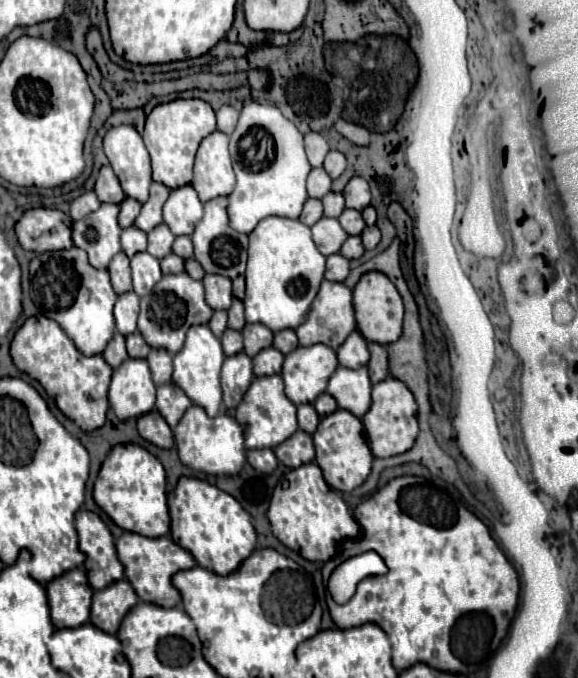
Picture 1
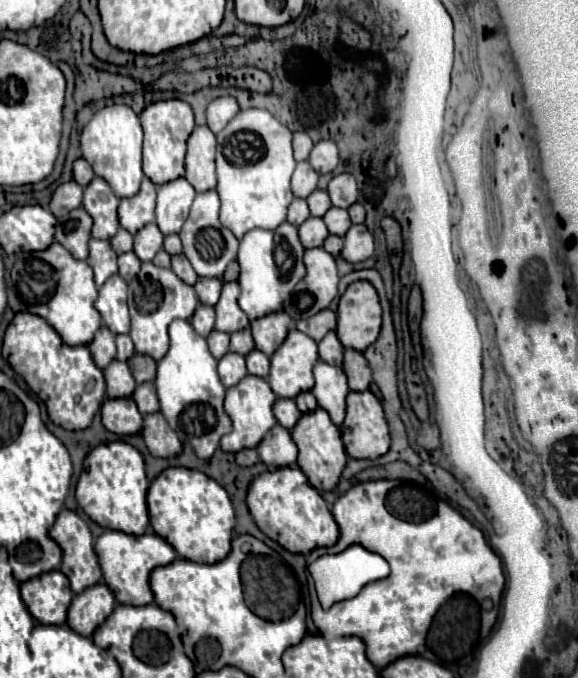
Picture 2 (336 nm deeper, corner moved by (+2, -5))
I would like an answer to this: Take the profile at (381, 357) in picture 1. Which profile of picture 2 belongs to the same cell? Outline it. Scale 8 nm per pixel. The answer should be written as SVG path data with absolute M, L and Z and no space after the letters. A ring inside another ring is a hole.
M345 350L345 362L343 362L345 374L349 378L349 388L351 390L367 390L373 382L373 372L365 360L365 356L359 350Z

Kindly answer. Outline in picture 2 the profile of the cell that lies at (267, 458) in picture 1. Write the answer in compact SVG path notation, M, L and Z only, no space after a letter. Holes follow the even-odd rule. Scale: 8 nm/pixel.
M247 448L247 450L241 450L235 454L237 456L237 464L239 466L253 466L259 462L259 456L257 456L257 450L253 448Z

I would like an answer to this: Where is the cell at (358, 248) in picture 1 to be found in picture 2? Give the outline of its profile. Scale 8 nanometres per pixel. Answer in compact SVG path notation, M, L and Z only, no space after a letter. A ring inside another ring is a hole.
M329 236L329 238L325 240L323 248L325 248L331 256L339 256L341 250L343 250L343 238L339 238L339 236Z

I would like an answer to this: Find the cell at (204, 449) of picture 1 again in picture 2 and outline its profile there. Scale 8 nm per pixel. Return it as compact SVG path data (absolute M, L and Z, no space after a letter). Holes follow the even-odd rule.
M161 412L145 416L141 436L149 452L157 458L175 458L183 452L181 440L177 438L177 434L173 434L171 426L165 422L165 416Z

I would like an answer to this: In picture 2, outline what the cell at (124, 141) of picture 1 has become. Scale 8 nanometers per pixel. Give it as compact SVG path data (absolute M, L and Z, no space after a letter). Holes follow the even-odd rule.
M123 104L97 110L81 132L83 158L91 164L97 176L107 180L107 184L113 188L117 198L135 196L141 186L143 180L141 144L143 144L143 130L139 124L139 116L129 106Z

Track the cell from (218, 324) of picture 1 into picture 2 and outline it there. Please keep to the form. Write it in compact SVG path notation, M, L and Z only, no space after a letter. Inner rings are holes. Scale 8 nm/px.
M201 304L197 308L197 312L193 314L193 318L191 318L191 324L193 324L193 328L195 328L197 334L209 336L211 330L215 328L215 310L211 306Z

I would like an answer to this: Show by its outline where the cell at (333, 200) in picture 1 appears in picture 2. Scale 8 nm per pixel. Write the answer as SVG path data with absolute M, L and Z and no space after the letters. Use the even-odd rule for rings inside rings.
M315 190L315 192L307 198L307 204L309 204L311 216L325 216L325 212L333 206L331 200L329 200L329 194L323 192L323 190Z

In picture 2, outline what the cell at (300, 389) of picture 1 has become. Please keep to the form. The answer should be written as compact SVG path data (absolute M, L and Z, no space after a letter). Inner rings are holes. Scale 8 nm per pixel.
M291 328L285 342L281 344L281 348L271 358L271 374L269 374L271 390L279 398L297 398L297 394L311 390L313 388L313 366L317 362L319 362L317 342L313 338L309 338L305 332Z

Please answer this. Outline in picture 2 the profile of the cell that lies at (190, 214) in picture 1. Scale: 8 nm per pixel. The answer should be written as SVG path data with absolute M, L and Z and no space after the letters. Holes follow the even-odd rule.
M177 178L167 184L157 186L157 226L163 234L177 234L189 216L193 198L197 196L195 188L185 180Z

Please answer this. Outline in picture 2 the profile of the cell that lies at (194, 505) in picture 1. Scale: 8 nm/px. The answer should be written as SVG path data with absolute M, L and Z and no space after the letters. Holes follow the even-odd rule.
M189 468L163 470L149 486L147 508L155 534L165 538L181 558L199 564L213 564L229 554L235 510L225 488L203 472Z

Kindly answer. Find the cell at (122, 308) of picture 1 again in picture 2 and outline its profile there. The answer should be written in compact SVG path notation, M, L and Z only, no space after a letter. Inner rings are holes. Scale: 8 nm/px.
M113 274L101 288L99 298L95 300L95 308L99 310L103 324L113 334L129 332L129 310L127 310L127 284L119 274Z

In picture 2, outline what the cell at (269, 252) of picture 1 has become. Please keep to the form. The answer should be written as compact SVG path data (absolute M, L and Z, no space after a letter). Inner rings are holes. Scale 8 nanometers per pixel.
M283 222L277 230L263 230L263 228L253 228L241 238L239 246L239 306L247 314L247 318L253 322L257 318L269 316L271 312L283 310L285 298L293 296L293 290L301 278L305 278L305 264L303 264L303 252L305 248L301 246L297 226ZM285 244L287 250L277 254L277 246Z

